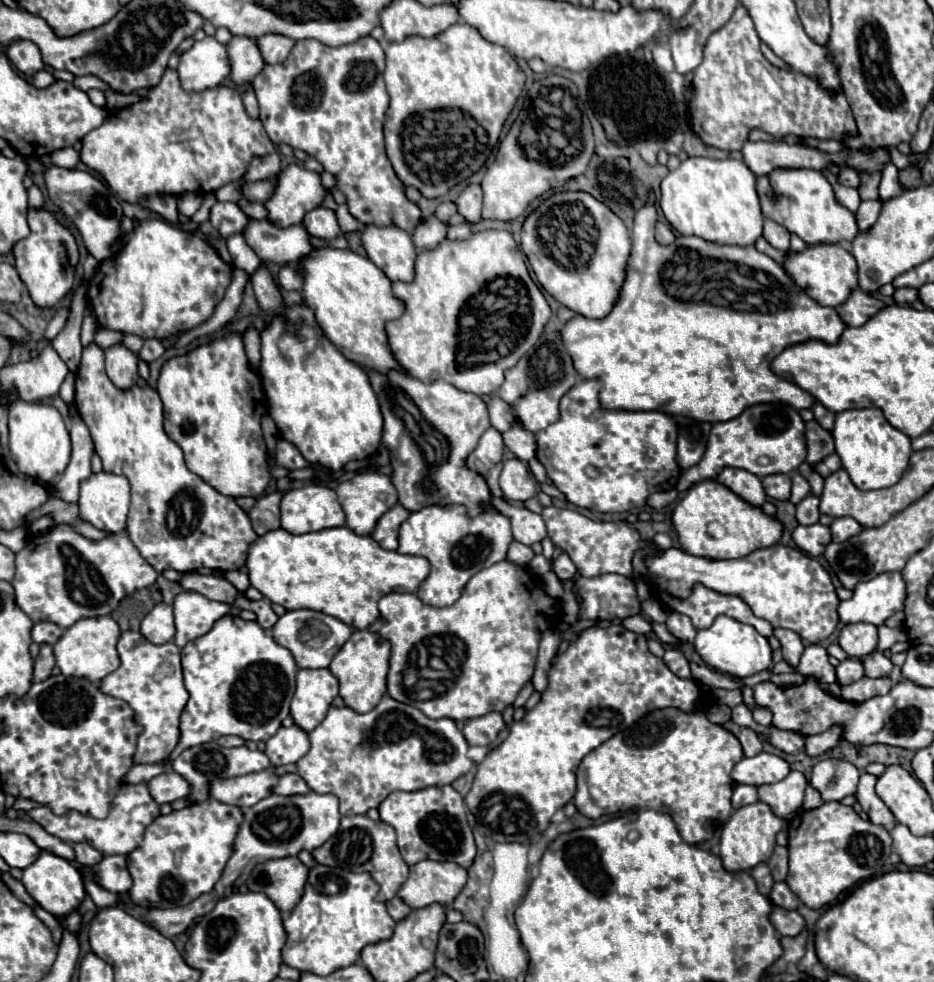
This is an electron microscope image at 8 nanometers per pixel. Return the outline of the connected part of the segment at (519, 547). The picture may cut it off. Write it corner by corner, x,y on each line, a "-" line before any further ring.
513,541
507,559
513,561
513,563
517,563
517,565
527,565
533,559
533,549
527,547
527,545
523,545
523,543
519,543
519,541

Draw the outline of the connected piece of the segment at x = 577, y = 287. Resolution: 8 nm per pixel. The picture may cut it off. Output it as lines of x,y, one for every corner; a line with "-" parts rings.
555,193
545,199
523,223
521,251
527,255
541,287
563,307
603,319
619,301
631,255
631,237
625,223
589,193

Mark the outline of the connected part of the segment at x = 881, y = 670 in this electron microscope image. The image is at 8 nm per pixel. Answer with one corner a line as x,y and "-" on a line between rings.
873,651
863,659
863,667
865,667
865,675
867,677
881,677
881,675
889,675
891,673
893,663
881,651

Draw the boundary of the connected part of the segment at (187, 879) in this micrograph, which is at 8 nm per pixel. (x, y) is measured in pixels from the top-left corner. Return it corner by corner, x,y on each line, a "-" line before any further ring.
209,797
181,811
157,817
145,831
143,845
127,855
133,887
129,897
141,907
183,907
203,893
209,893
219,881
233,853
233,843
243,821
235,805

